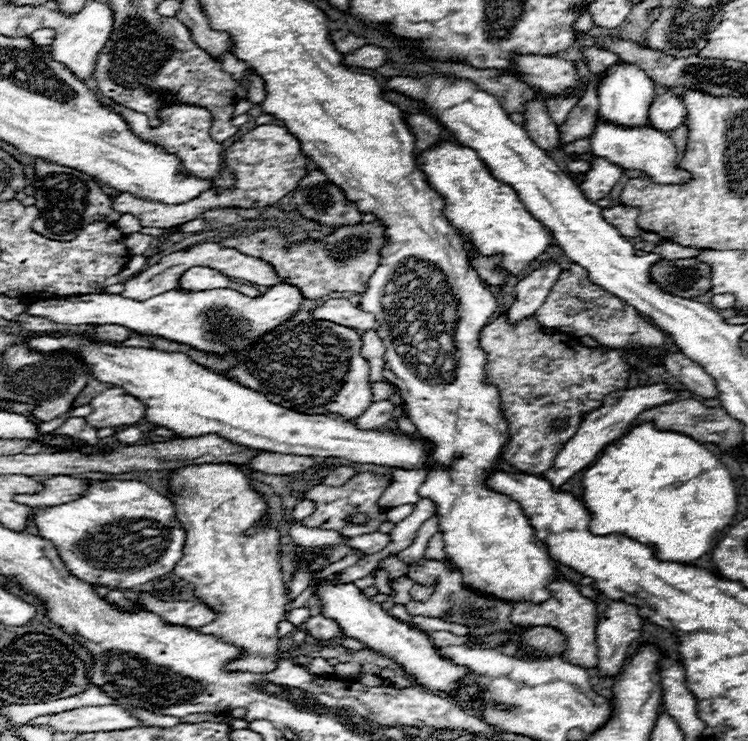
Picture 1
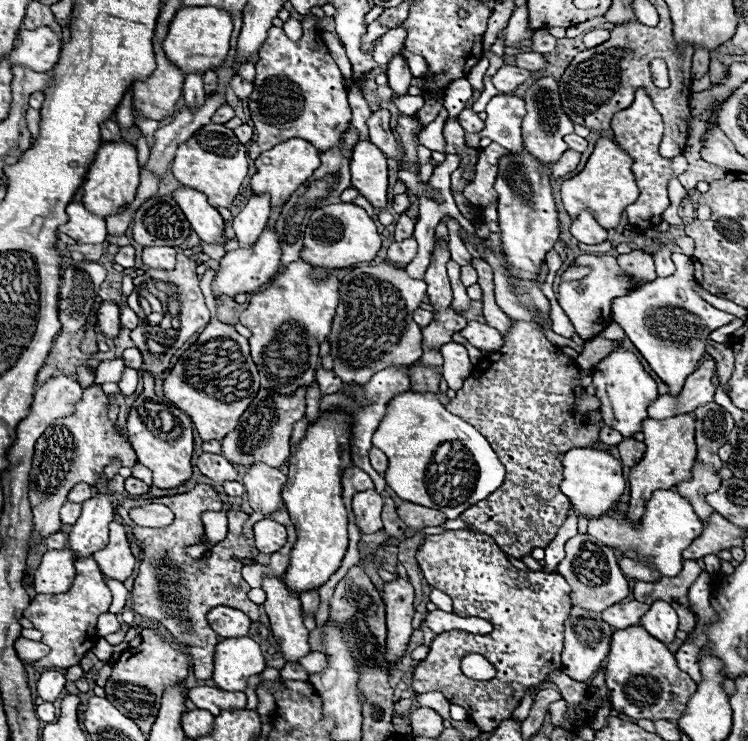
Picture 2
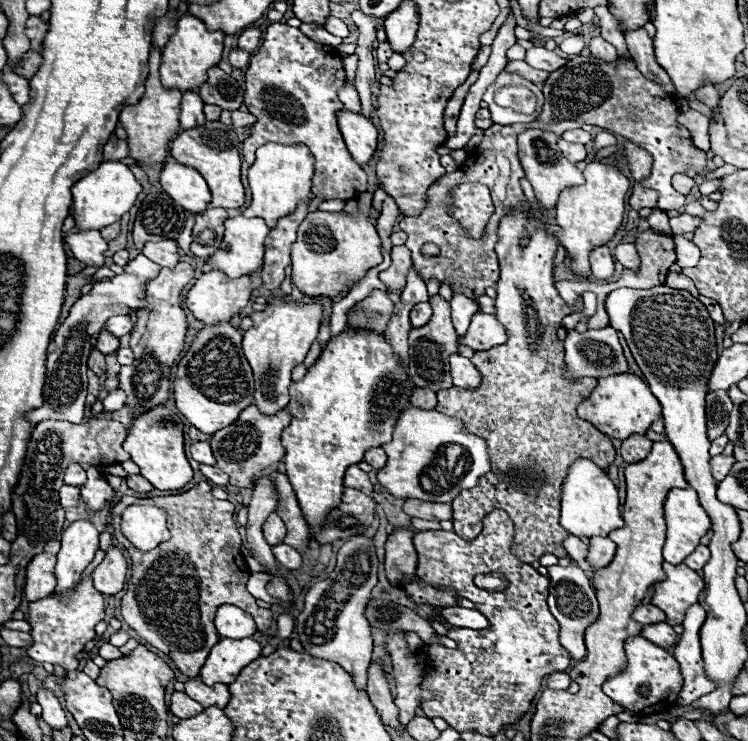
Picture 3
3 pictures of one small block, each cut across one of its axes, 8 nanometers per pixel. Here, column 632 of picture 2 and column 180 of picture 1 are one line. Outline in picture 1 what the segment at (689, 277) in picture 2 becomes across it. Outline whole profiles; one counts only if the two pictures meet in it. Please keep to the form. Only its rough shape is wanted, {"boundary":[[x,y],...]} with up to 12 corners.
{"boundary":[[276,284],[168,290],[148,300],[86,294],[38,300],[30,316],[118,324],[226,356],[302,310]]}

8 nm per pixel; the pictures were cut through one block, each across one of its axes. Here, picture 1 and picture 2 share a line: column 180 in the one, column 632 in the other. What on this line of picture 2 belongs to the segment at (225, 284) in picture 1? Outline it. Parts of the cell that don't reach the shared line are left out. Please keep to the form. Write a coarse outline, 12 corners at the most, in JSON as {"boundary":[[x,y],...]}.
{"boundary":[[582,254],[558,304],[580,338],[610,324],[610,300],[636,288],[616,258]]}

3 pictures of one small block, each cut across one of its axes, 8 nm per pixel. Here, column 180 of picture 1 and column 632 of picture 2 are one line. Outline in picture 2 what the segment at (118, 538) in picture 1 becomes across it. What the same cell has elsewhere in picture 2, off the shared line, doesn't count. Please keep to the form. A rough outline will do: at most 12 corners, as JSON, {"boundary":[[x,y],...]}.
{"boundary":[[656,490],[640,524],[610,510],[588,534],[662,576],[704,524],[676,490]]}

